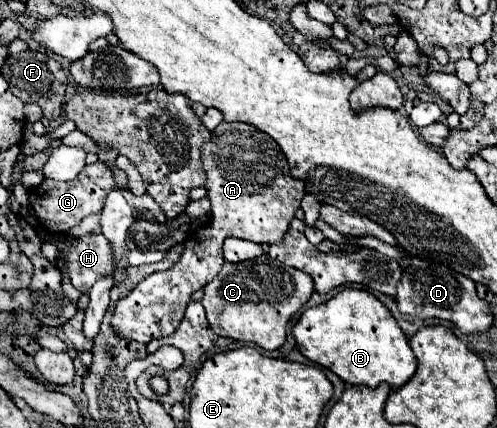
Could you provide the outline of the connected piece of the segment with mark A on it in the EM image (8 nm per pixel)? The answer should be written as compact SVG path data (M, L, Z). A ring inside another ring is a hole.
M221 122L211 132L211 140L201 148L201 162L203 162L203 168L207 174L205 188L207 188L207 198L211 200L211 222L209 222L209 226L203 224L197 230L189 232L189 236L183 242L183 254L181 254L179 262L175 262L167 272L147 276L127 296L123 296L117 302L117 306L113 310L111 326L119 338L131 338L131 340L147 344L153 338L163 338L163 336L173 334L175 328L179 326L179 322L183 320L183 314L191 300L191 294L195 290L203 288L209 280L213 280L215 274L219 274L221 264L223 264L221 246L227 236L245 238L245 240L251 240L257 244L263 244L263 242L275 244L275 242L283 240L285 232L289 230L291 220L295 218L295 210L299 208L299 202L305 194L305 186L303 186L303 182L291 178L285 154L279 150L279 146L271 138L267 138L267 134L255 130L253 126L247 126L247 124Z

